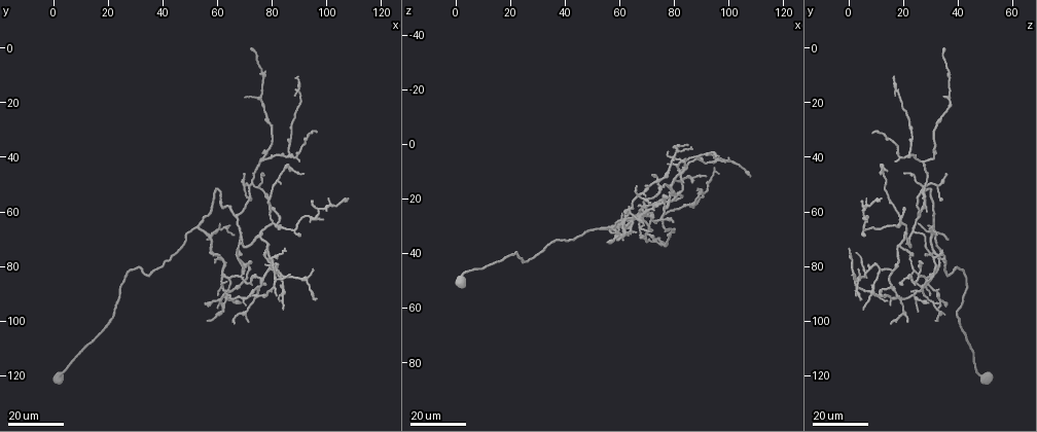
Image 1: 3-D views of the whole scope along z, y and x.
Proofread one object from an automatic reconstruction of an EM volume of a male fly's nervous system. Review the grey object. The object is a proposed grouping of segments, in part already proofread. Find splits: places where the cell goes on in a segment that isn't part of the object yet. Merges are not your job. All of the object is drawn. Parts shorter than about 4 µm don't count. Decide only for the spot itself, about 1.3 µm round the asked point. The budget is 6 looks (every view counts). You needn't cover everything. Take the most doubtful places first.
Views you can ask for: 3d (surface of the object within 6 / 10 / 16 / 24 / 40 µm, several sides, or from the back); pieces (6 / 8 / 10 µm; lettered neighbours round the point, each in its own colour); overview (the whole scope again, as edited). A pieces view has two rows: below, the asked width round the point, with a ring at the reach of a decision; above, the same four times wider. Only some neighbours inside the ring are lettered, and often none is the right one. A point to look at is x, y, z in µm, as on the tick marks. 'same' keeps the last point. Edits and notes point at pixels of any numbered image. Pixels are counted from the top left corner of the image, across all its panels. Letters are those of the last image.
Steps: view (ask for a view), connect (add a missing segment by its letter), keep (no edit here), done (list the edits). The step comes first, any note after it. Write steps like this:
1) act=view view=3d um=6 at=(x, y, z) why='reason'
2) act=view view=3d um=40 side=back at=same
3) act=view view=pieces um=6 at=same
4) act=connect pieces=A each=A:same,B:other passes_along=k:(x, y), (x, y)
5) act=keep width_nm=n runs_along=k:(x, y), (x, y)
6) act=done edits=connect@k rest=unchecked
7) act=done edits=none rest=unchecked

act=view view=3d um=24 at=(85, 96, 5) why='branch stops here'

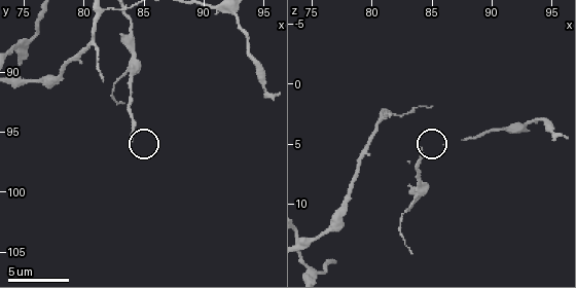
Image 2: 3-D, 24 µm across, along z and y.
act=view view=pieces um=10 at=(84.0, 95.4, 5.4)

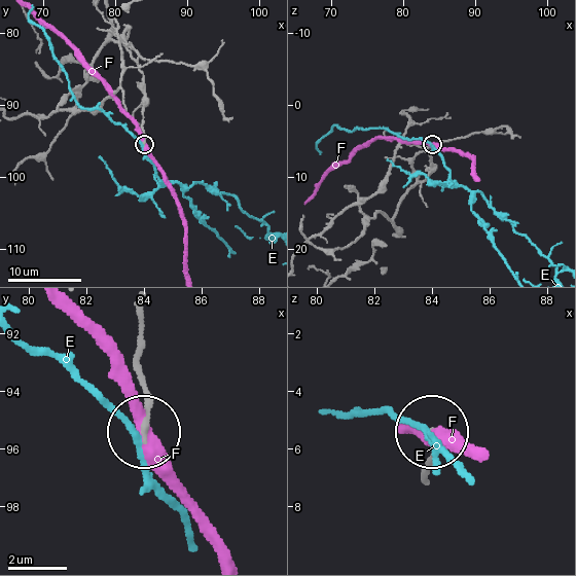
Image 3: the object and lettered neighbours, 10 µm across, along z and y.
act=keep width_nm=170 each=E:other,F:other runs_along=3:(115, 40), (123, 45), (144, 80), (144, 143) found='none of them fits'

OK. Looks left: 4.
act=view view=3d um=24 at=(57, 99, 32) why='an open end'

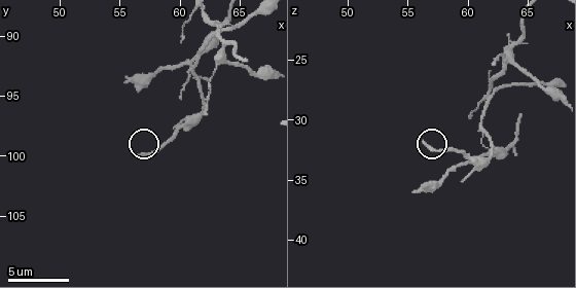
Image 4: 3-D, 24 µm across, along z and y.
act=view view=pieces um=10 at=(56.4, 100.2, 31.8) why='see the neighbours'

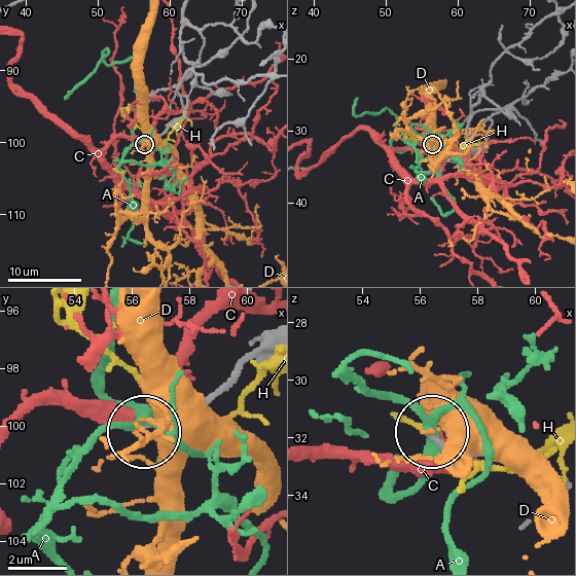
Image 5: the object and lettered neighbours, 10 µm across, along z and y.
act=keep each=A:other,C:other,D:other,H:other found='no lettered segment goes on from it'

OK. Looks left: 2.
act=view view=3d um=16 at=(56, 70, 37)

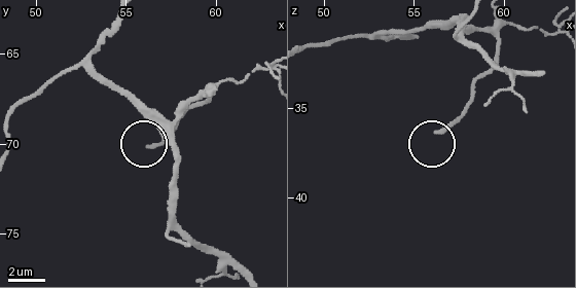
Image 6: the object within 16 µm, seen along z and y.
act=view view=pieces um=8 at=(56.5, 70.1, 36.2)

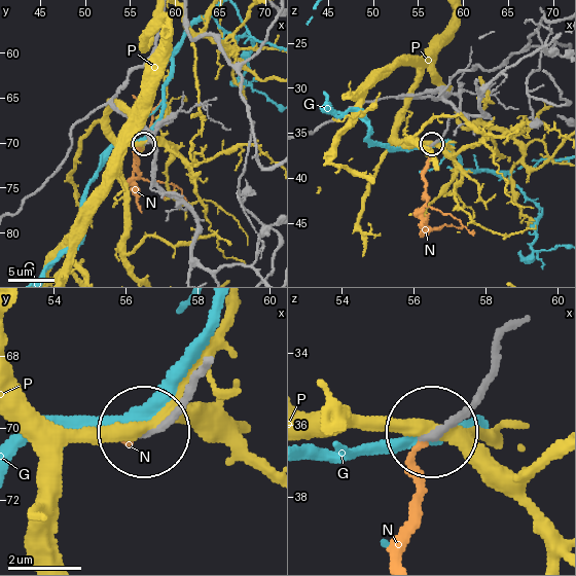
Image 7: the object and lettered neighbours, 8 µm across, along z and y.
act=connect pieces=N width_nm=200 each=G:other,N:same,P:other passes_along=7:(494, 372), (448, 428), (421, 440), (402, 556) found='it goes on there'

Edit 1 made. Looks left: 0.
act=done edits=connect@7 rest=unchecked

